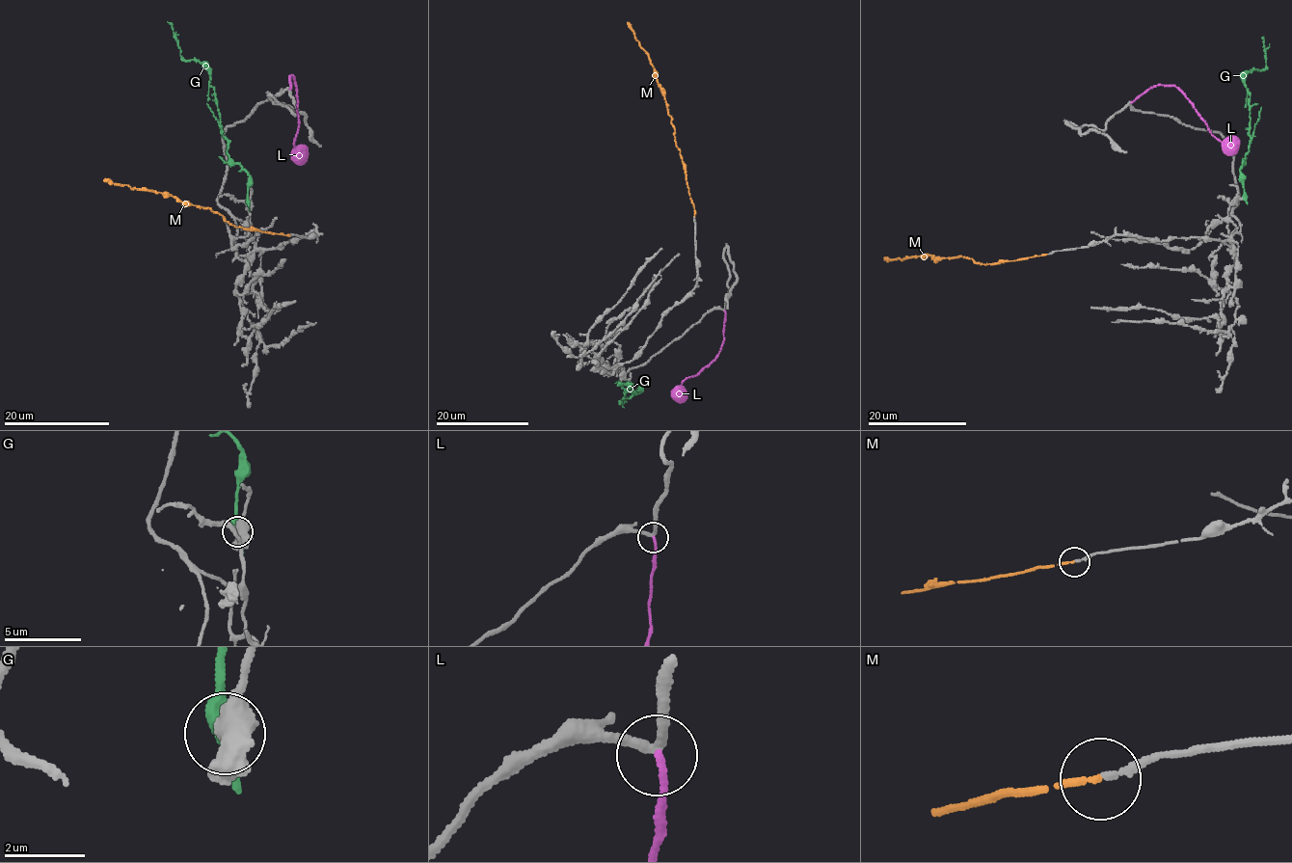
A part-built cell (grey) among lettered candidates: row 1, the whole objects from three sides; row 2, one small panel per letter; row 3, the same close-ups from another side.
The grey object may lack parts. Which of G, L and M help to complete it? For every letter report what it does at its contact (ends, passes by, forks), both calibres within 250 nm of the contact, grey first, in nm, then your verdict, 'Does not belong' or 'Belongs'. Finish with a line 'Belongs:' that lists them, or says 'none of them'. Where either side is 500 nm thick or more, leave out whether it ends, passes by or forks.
G: It passes by. Thickness 300 nm (grey) against 420 nm. Does not belong
L: It ends there. Thickness 240 nm (grey) against 160 nm. Does not belong
M: It ends there. Thickness 160 nm (grey) against 150 nm. Belongs
Belongs: M

